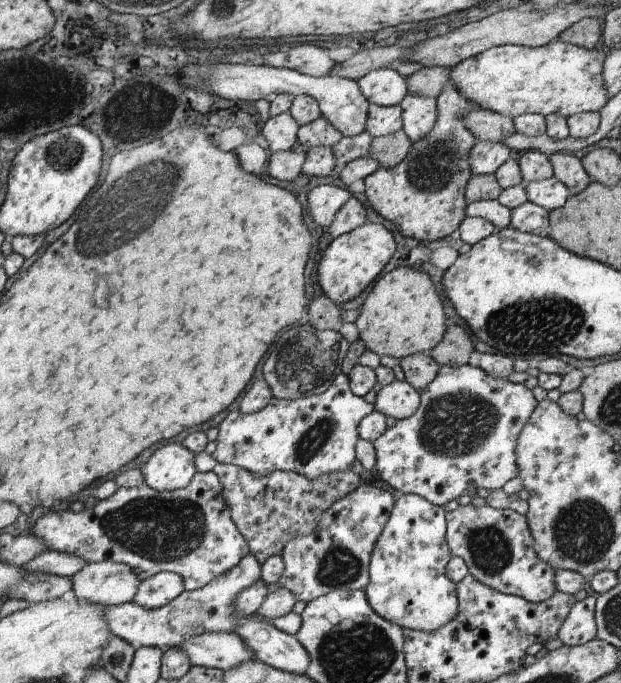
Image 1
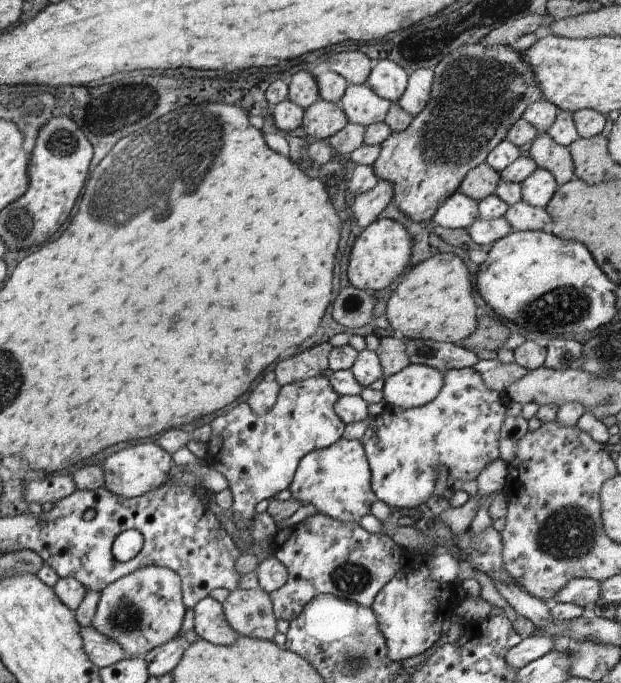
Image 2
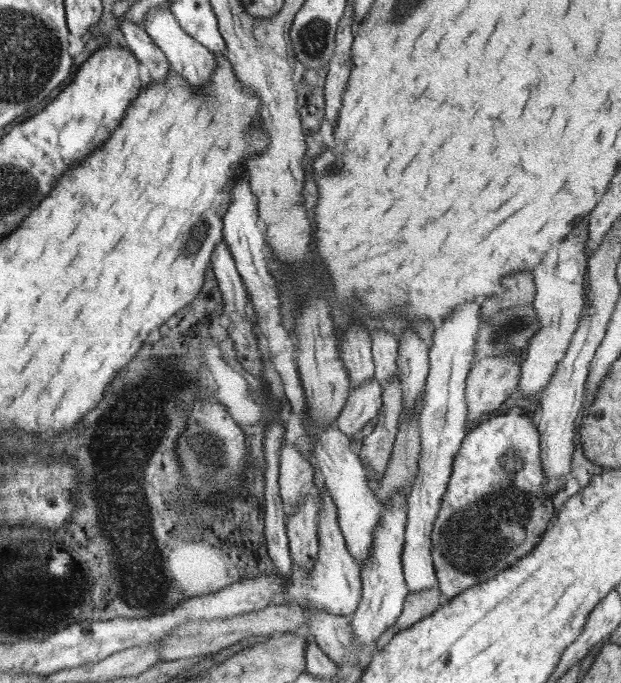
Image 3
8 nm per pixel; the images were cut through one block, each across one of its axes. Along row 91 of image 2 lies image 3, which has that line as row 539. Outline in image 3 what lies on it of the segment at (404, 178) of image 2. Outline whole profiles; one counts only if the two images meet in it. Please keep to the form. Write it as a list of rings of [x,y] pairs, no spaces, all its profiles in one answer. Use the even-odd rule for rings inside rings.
[[[514,405],[508,414],[491,417],[479,423],[469,432],[465,432],[459,450],[457,450],[457,454],[453,456],[451,476],[447,486],[445,486],[445,492],[441,497],[441,502],[439,502],[439,512],[437,512],[435,521],[433,521],[432,536],[430,537],[430,555],[436,576],[436,586],[439,591],[441,591],[443,600],[449,600],[451,597],[457,596],[457,594],[462,593],[465,589],[473,585],[488,581],[490,578],[495,577],[500,571],[508,568],[508,566],[517,561],[517,559],[525,556],[528,551],[533,550],[533,547],[539,543],[541,535],[553,520],[553,516],[556,512],[553,509],[552,500],[547,499],[547,497],[543,495],[543,489],[541,489],[543,488],[545,473],[543,473],[543,467],[541,467],[540,433],[539,430],[537,430],[535,421],[534,415],[532,415],[532,412],[529,412],[527,408]]]

